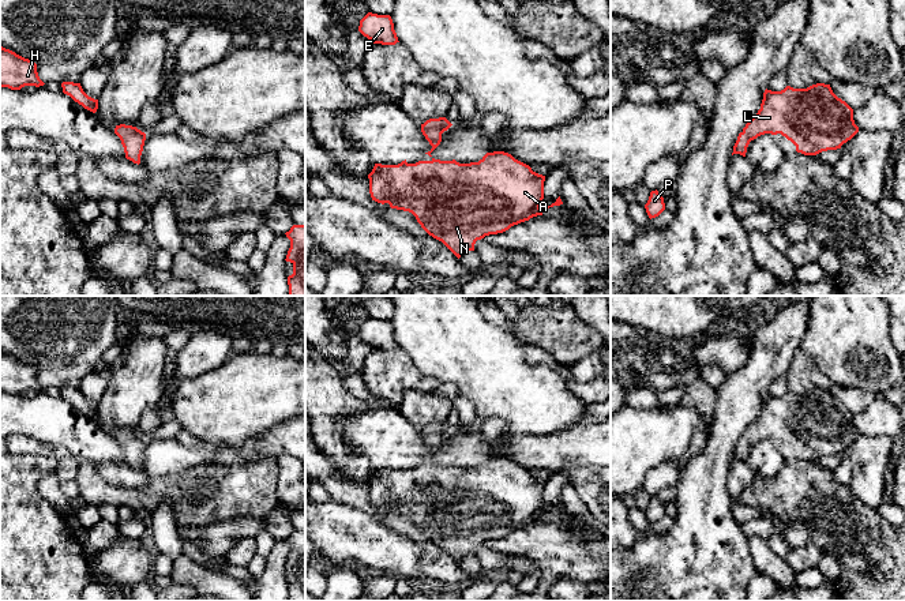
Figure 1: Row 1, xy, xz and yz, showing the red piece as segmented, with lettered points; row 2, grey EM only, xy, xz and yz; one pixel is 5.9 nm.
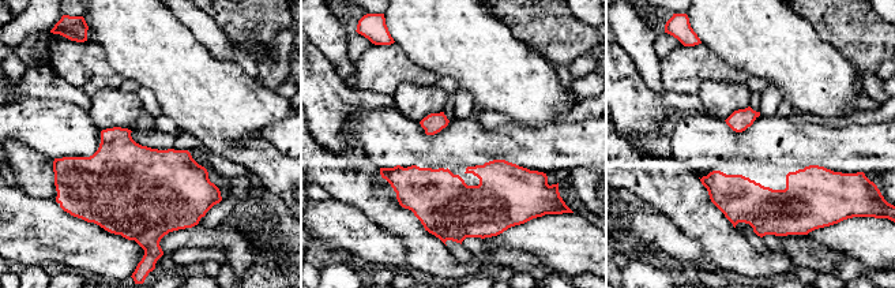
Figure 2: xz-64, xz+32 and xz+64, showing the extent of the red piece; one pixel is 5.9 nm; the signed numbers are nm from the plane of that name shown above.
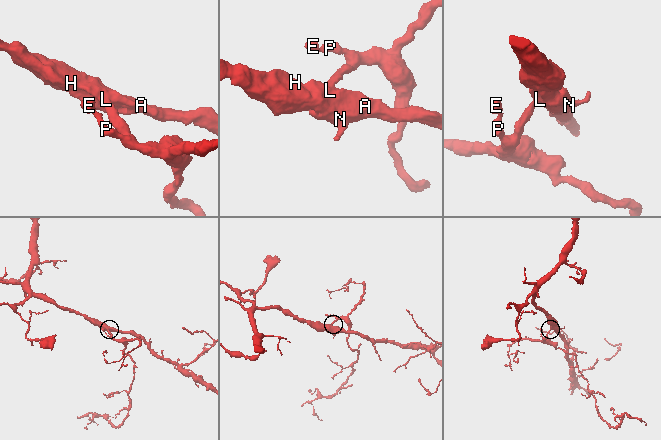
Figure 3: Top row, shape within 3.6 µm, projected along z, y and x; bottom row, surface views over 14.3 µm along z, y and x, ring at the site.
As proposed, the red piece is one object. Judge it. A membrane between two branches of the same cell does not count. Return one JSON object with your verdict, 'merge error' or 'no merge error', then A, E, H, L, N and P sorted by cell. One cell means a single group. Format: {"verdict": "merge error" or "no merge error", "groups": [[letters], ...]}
{"verdict": "no merge error", "groups": [["A", "E", "H", "L", "N", "P"]]}

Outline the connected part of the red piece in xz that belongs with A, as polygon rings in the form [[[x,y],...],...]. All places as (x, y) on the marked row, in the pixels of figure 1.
[[[446,117],[429,119],[421,124],[421,132],[432,149],[425,153],[432,159],[408,164],[406,159],[398,165],[375,164],[369,179],[369,194],[378,203],[388,203],[391,209],[412,213],[421,228],[433,238],[442,241],[458,259],[463,252],[474,251],[477,240],[489,234],[508,230],[511,226],[542,215],[545,209],[540,204],[544,199],[545,176],[532,170],[532,168],[511,154],[504,151],[487,153],[478,162],[459,164],[452,161],[435,159],[431,153],[440,144],[442,134],[452,124]]]

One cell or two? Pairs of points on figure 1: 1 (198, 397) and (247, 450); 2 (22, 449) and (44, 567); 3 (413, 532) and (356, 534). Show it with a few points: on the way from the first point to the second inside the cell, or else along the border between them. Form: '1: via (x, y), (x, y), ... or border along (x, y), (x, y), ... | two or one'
1: border along (270, 429), (235, 447) | two
2: border along (51, 454), (14, 455) | two
3: border along (371, 515), (389, 528), (405, 534), (423, 553) | two

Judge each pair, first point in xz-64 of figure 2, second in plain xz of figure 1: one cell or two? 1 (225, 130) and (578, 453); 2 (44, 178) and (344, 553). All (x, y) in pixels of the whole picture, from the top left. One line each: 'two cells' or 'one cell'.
1: two cells
2: two cells

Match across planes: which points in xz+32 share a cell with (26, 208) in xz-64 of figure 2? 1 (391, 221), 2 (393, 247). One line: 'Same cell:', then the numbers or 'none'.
Same cell: 2

